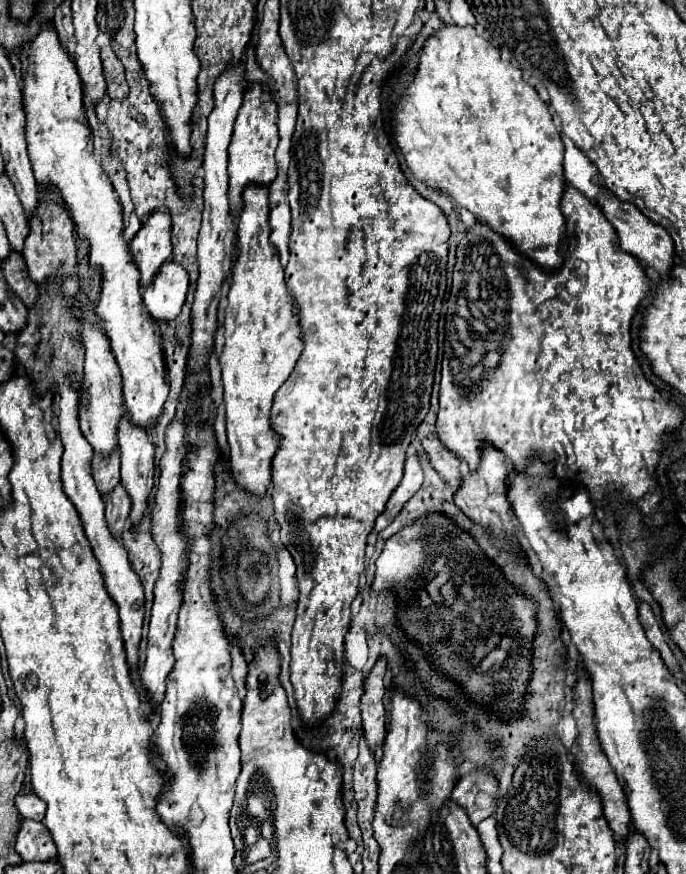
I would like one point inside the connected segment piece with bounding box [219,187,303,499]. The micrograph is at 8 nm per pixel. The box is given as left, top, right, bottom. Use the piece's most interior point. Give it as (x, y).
(262, 337)

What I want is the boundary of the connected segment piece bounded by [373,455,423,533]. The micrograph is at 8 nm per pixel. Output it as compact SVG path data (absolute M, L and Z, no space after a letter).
M413 455L413 457L409 457L409 459L405 461L403 479L401 479L399 487L393 491L393 495L389 497L383 515L379 515L379 519L375 521L373 533L383 531L383 529L397 517L397 513L403 509L403 505L407 503L407 499L413 497L413 493L421 487L421 483L423 483L423 471L421 471L419 459Z

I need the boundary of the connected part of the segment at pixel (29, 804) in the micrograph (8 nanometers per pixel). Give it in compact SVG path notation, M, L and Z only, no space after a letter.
M17 795L15 805L17 805L17 811L21 813L21 817L25 817L25 819L43 821L43 817L45 817L45 803L37 795Z

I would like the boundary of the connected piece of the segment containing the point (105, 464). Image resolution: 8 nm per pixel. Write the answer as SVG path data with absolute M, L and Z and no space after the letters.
M117 451L111 457L93 455L93 479L101 495L109 495L109 491L117 487L119 483L119 453Z

